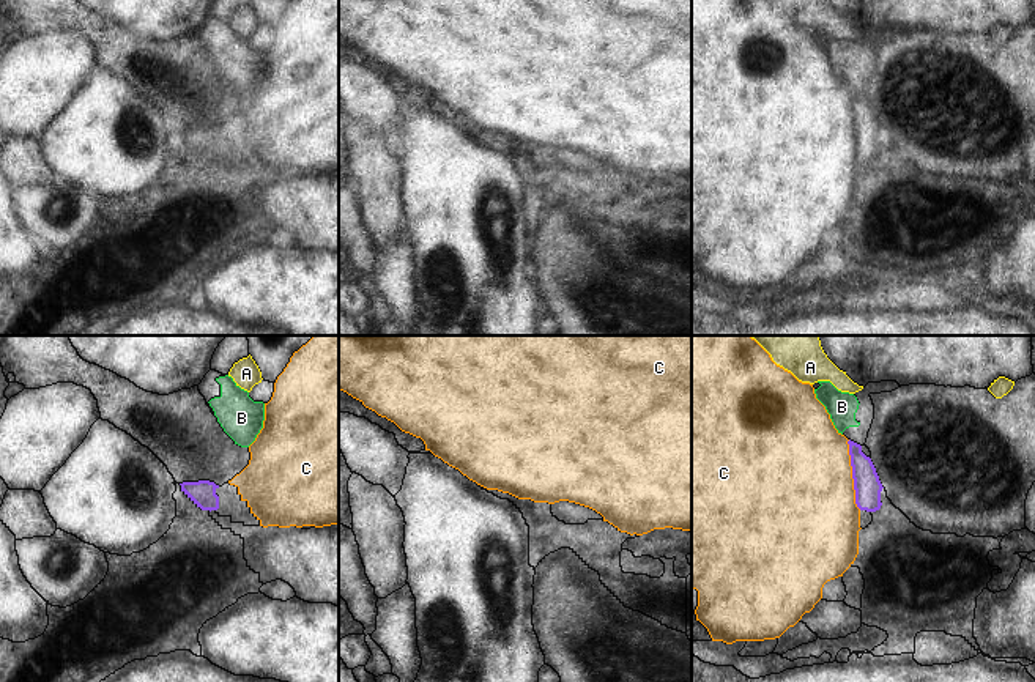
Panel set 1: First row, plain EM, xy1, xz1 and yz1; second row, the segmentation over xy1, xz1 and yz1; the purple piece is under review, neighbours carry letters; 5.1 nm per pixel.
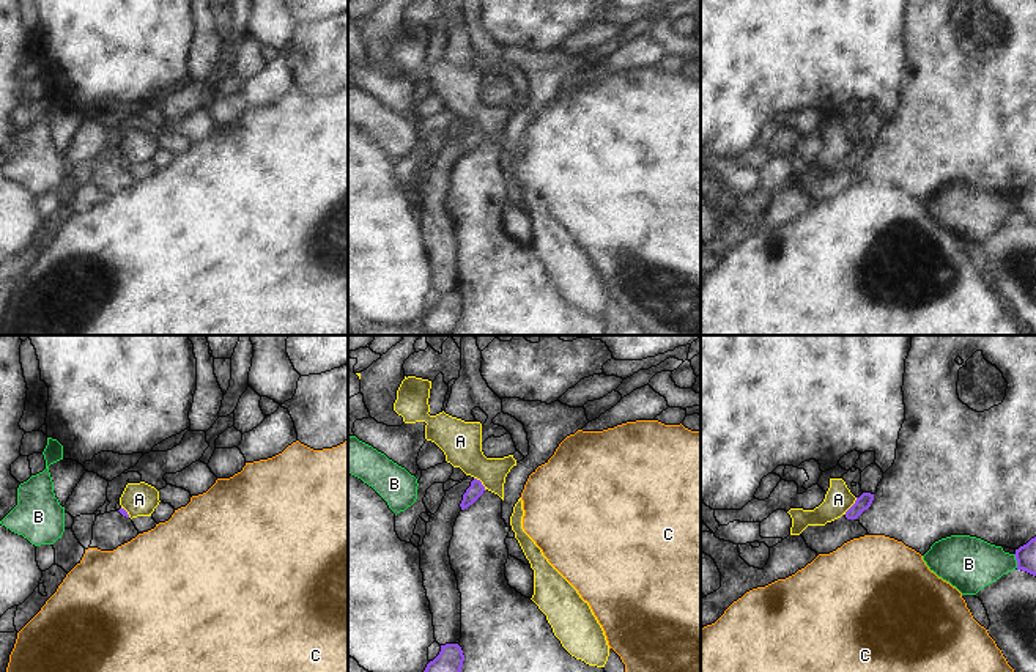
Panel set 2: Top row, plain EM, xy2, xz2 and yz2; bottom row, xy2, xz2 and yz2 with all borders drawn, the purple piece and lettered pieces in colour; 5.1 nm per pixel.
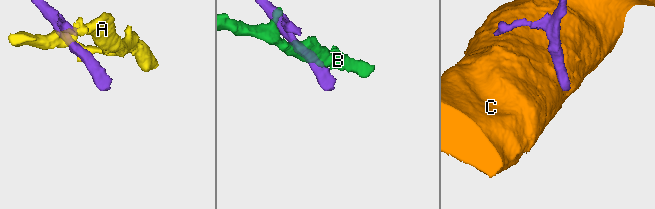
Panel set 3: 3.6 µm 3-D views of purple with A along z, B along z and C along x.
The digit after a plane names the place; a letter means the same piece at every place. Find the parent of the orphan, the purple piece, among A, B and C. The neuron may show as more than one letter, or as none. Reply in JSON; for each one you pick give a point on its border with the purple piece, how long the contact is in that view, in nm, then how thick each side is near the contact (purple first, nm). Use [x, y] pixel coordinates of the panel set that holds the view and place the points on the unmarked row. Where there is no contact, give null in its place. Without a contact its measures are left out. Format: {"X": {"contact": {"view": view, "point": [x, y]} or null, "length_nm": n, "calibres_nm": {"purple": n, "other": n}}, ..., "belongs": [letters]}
{"belongs": []}

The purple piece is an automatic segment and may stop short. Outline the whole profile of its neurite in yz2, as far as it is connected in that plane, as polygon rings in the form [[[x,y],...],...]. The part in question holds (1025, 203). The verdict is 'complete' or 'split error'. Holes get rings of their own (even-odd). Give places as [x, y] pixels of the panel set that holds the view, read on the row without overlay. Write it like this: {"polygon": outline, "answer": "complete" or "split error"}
{"polygon": [[[1036,184],[1016,197],[1017,217],[1036,223]]], "answer": "complete"}

